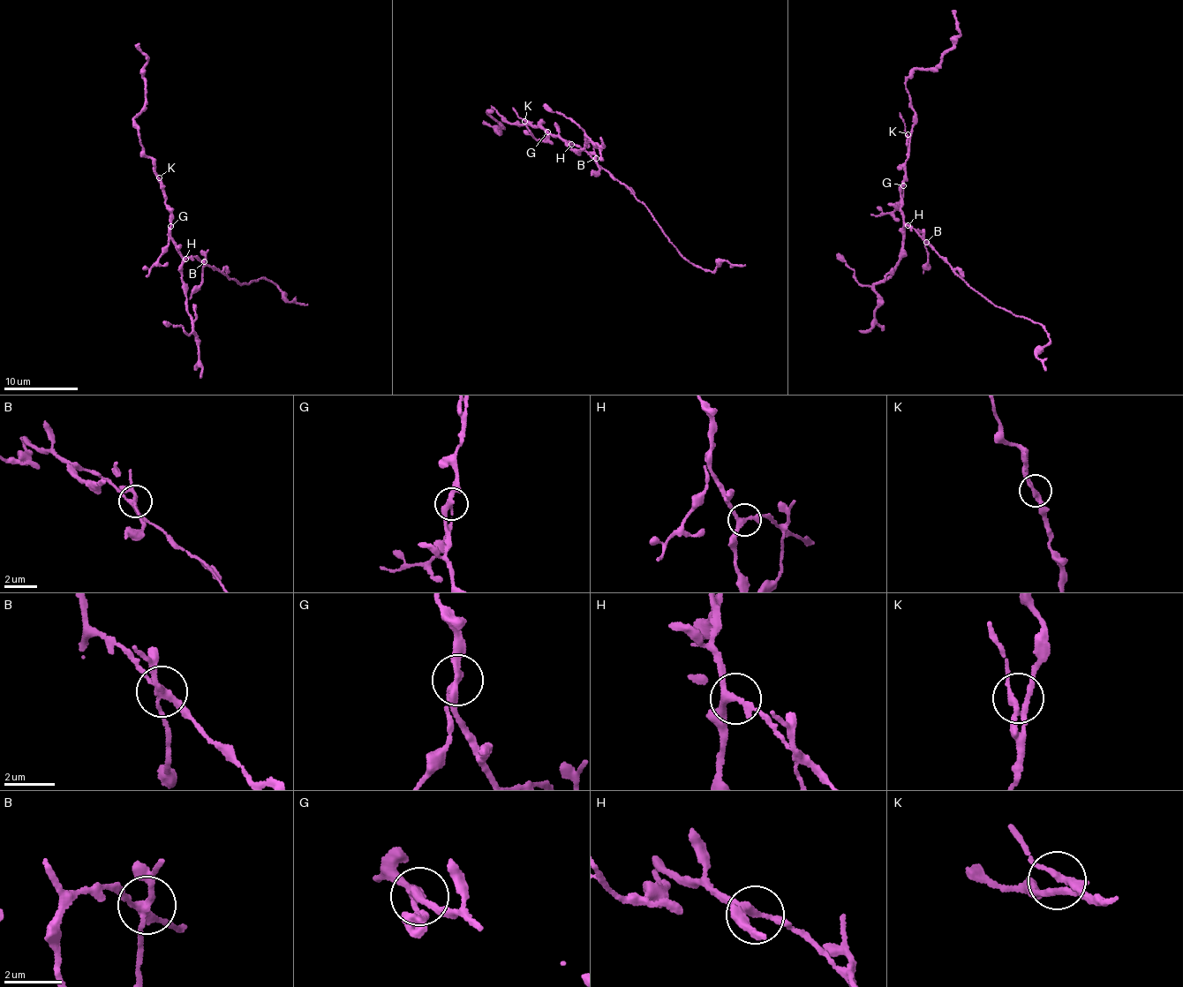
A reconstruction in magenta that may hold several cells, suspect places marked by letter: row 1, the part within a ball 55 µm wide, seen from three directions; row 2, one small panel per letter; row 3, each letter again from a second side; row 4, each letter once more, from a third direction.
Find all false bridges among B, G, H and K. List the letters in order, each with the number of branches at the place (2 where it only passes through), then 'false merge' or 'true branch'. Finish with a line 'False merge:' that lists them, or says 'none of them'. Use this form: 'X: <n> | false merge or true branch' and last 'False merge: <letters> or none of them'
B: 4 | false merge
G: 2 | false merge
H: 4 | true branch
K: 3 | true branch
False merge: B, G

